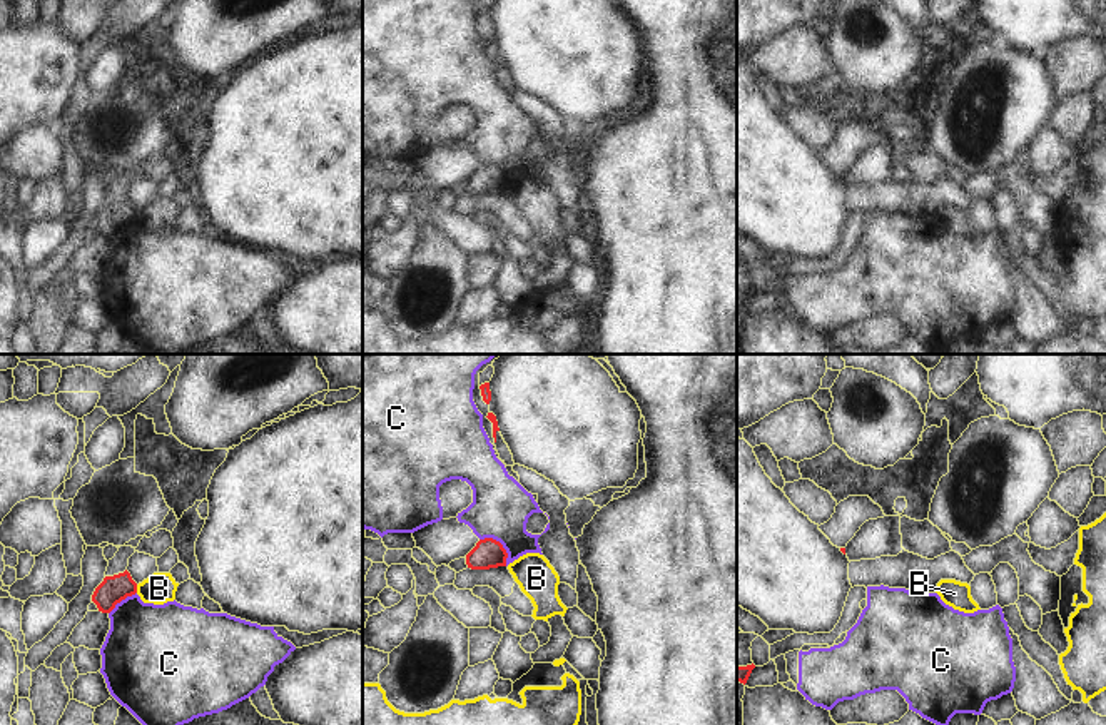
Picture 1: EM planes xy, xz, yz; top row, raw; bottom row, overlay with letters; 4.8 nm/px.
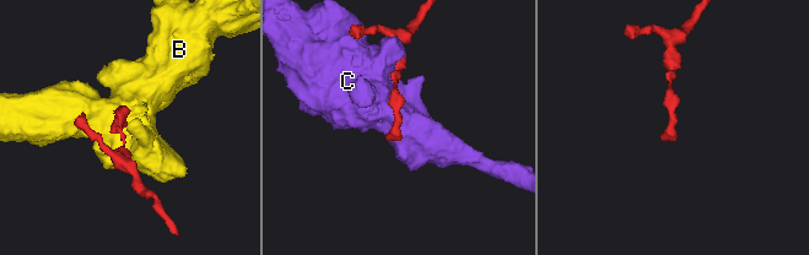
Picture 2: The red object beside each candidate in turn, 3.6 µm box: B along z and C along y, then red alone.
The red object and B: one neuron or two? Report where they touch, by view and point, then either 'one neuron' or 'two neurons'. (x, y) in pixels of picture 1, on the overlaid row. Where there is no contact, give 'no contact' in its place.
xy (136, 588) | two neurons

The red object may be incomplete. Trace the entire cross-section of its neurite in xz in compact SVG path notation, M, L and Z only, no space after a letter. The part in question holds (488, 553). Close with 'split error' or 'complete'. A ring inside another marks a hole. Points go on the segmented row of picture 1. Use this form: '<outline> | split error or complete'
M485 538L466 555L466 565L471 570L490 570L506 566L508 553L503 545L493 538Z | complete

